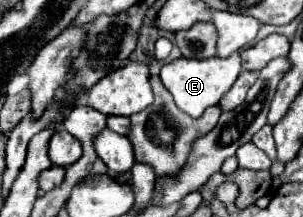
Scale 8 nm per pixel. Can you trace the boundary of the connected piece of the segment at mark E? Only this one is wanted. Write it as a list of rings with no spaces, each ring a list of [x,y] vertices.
[[[235,53],[235,55],[229,55],[227,59],[211,57],[211,59],[201,59],[201,61],[181,57],[163,65],[159,77],[163,85],[171,91],[177,107],[191,117],[199,117],[207,107],[219,103],[219,99],[231,89],[239,73],[241,73],[241,57],[239,53]]]

